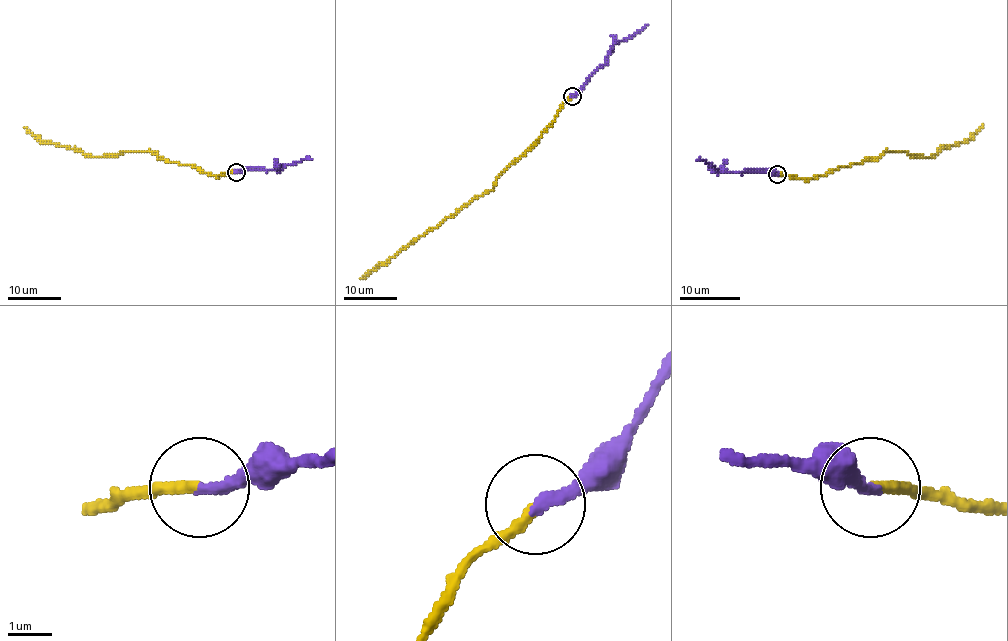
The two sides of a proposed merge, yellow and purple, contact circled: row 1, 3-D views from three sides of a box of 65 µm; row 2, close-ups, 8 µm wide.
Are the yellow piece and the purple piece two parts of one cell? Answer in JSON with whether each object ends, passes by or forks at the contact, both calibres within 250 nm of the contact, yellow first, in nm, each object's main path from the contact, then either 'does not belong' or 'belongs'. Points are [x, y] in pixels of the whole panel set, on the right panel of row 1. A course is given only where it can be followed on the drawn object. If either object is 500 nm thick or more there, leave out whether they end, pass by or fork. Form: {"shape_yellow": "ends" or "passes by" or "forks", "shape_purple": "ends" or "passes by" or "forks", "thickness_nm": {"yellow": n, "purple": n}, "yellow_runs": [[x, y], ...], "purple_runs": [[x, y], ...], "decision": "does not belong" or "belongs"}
{"shape_yellow": "ends", "shape_purple": "ends", "thickness_nm": {"yellow": 240, "purple": 260}, "yellow_runs": [[777, 174], [813, 179], [837, 167], [861, 164], [884, 152], [933, 156], [941, 149], [965, 143], [983, 123]], "purple_runs": [[777, 174], [756, 170], [717, 171], [711, 164], [696, 161]], "decision": "does not belong"}

